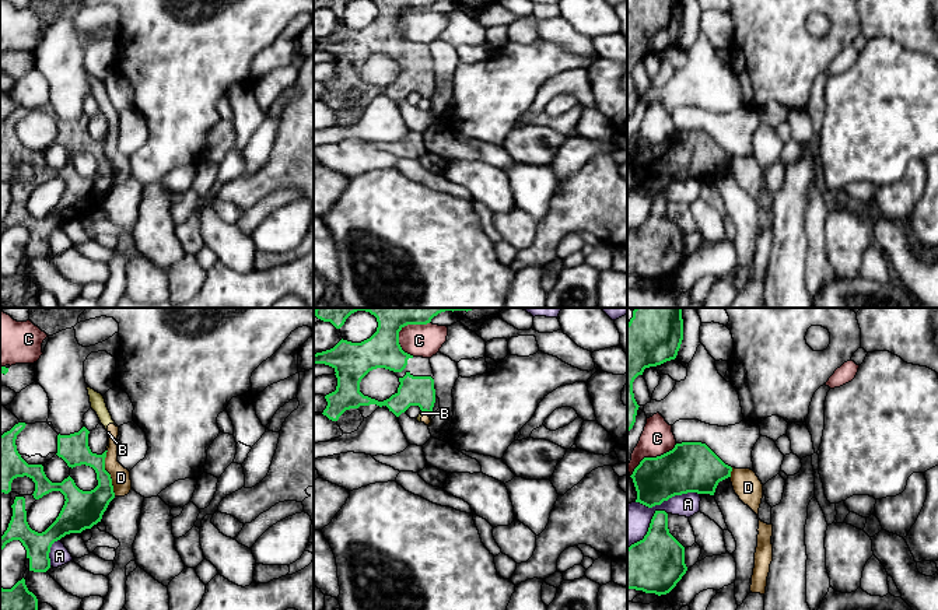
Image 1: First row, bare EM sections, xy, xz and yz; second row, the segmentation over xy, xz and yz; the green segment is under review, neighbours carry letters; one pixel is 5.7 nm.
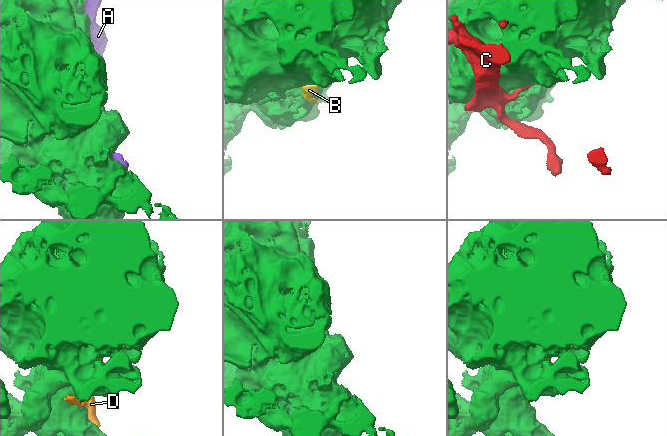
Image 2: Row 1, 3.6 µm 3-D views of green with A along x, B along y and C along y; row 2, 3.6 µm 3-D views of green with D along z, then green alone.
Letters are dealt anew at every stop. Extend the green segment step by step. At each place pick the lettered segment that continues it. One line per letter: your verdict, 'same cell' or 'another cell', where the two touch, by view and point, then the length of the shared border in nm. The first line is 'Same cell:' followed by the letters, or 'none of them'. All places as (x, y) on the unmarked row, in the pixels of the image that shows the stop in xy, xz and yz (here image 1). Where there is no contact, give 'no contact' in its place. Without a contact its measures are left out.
Same cell: none of them
A: another cell; meets green in yz at (667, 186); contact 380 nm long
B: another cell; meets green in xz at (426, 98); contact 50 nm long
C: another cell; meets green in xz at (403, 13); contact 240 nm long
D: another cell; meets green in xy at (108, 160); contact 260 nm long

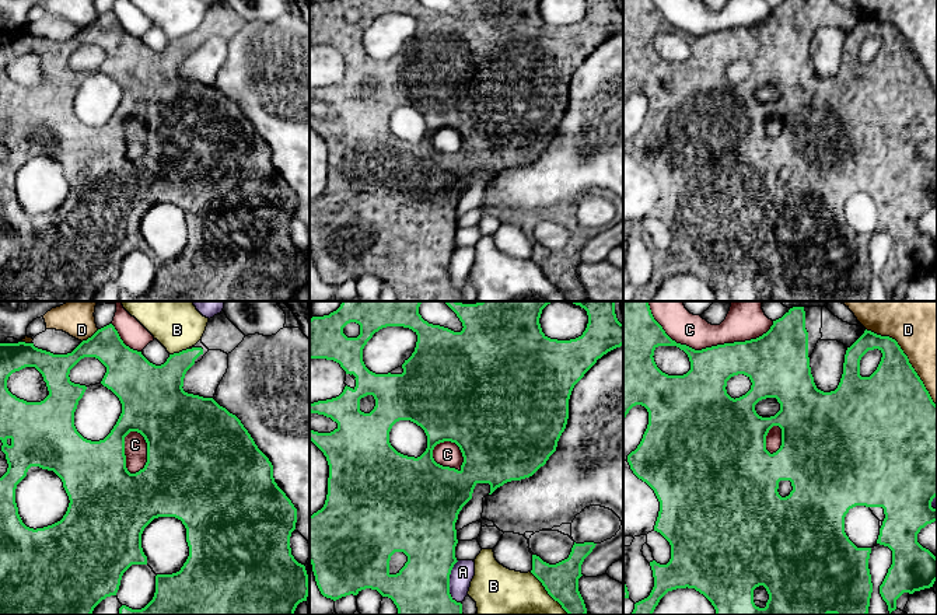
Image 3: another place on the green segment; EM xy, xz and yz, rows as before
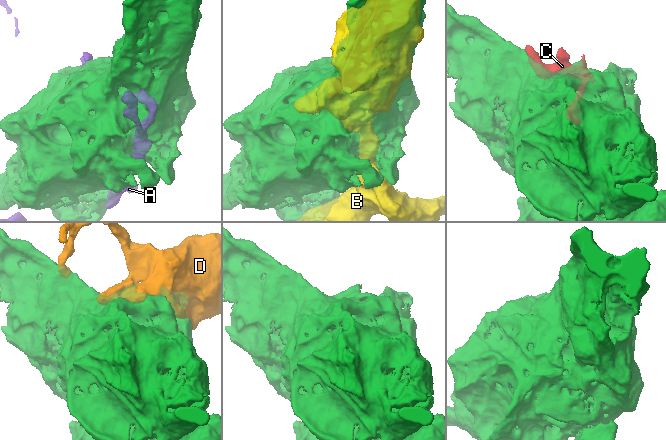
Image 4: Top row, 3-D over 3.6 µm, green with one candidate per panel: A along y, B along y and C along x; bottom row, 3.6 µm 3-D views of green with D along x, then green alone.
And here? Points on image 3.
Same cell: none of them
A: another cell; meets green in xz at (448, 268); contact 240 nm long
B: another cell; meets green in xy at (179, 38); contact 120 nm long
C: another cell; meets green in yz at (710, 34); contact 700 nm long
D: another cell; meets green in yz at (908, 45); contact 600 nm long

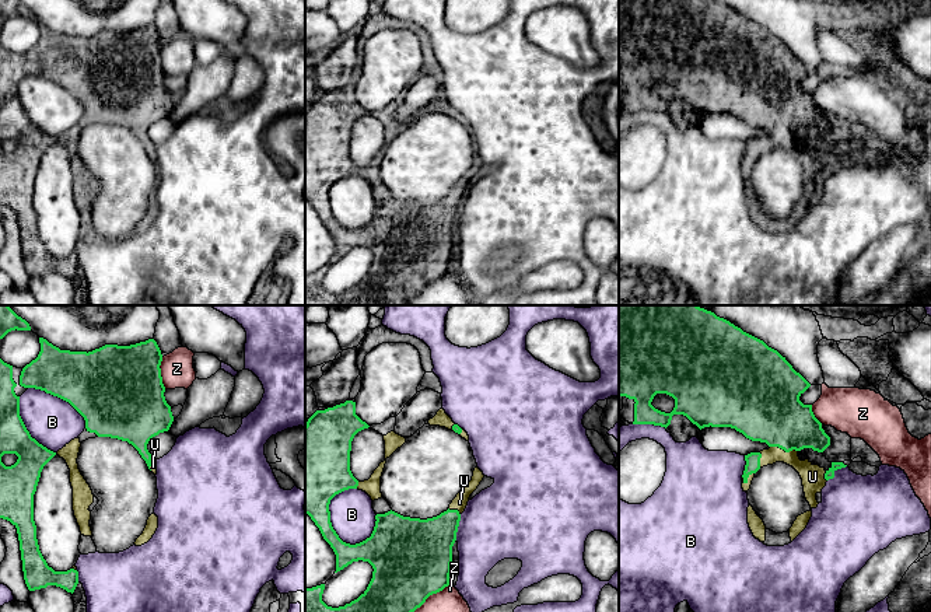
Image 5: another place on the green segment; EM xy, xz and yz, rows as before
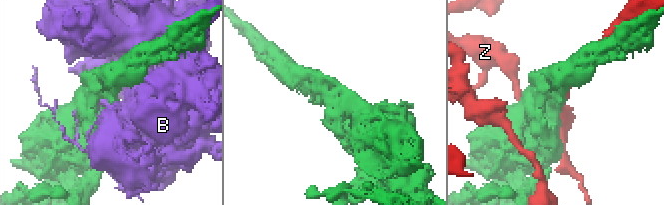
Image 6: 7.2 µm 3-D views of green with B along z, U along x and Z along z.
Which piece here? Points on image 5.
Same cell: U
B: another cell; meets green in xz at (329, 198); contact 340 nm long
U: same cell; meets green in yz at (784, 136); contact 160 nm long
Z: another cell; meets green in xy at (160, 59); contact 190 nm long

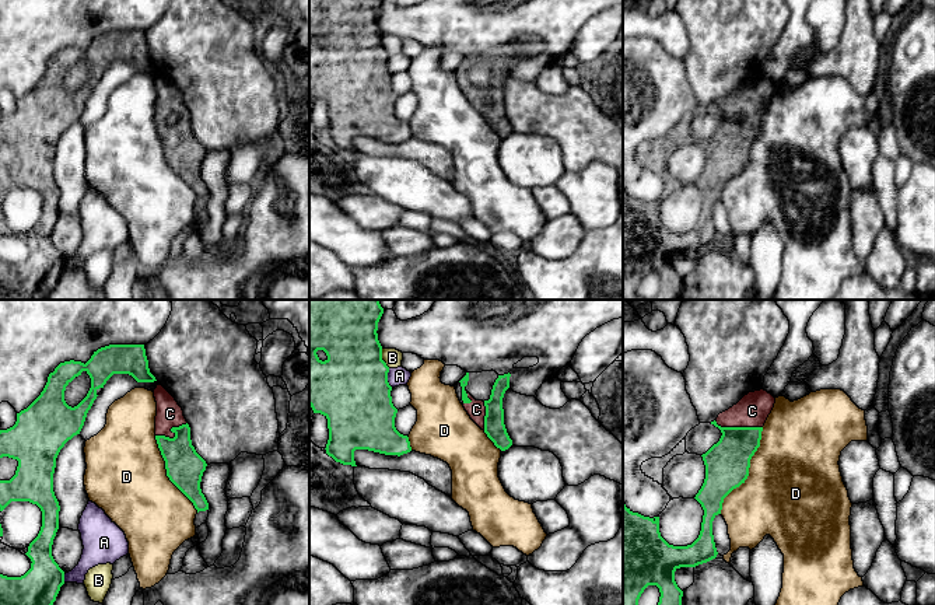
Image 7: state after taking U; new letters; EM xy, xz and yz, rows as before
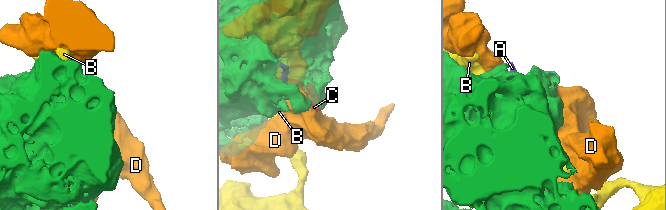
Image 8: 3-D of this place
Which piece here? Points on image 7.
Same cell: C
A: another cell; meets green in xz at (387, 65); contact 110 nm long
B: another cell; meets green in xz at (381, 45); contact 120 nm long
C: same cell; meets green in yz at (738, 114); contact 280 nm long
D: another cell; meets green in yz at (748, 157); contact 550 nm long

